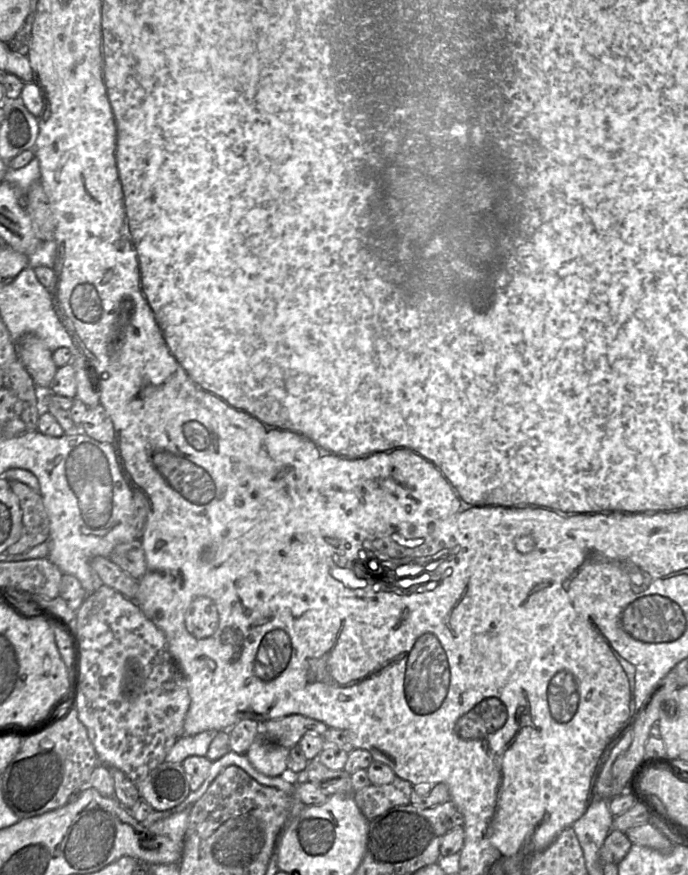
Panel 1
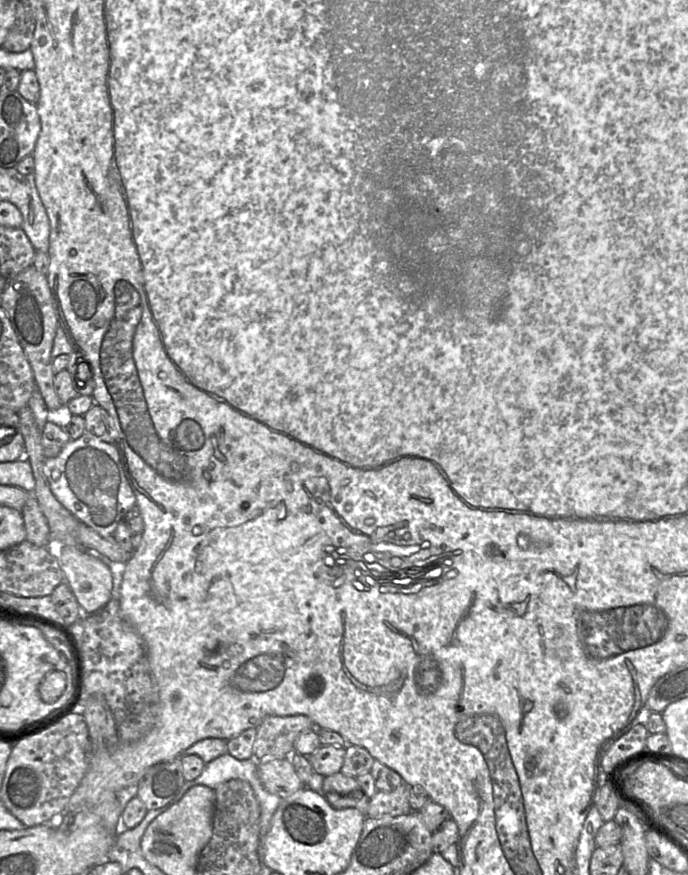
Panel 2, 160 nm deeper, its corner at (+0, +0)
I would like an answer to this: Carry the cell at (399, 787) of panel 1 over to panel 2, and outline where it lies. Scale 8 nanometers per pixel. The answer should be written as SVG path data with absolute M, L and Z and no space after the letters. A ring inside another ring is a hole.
M402 783L391 792L377 791L370 798L369 818L381 818L383 816L400 816L411 812L409 804L409 786Z

